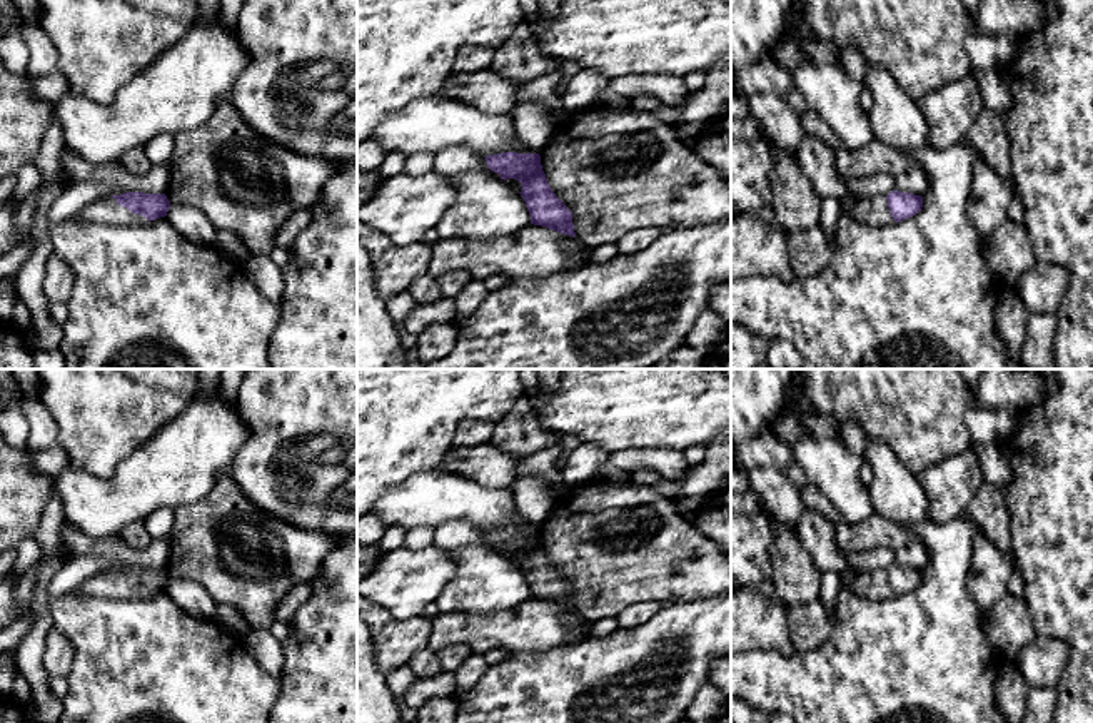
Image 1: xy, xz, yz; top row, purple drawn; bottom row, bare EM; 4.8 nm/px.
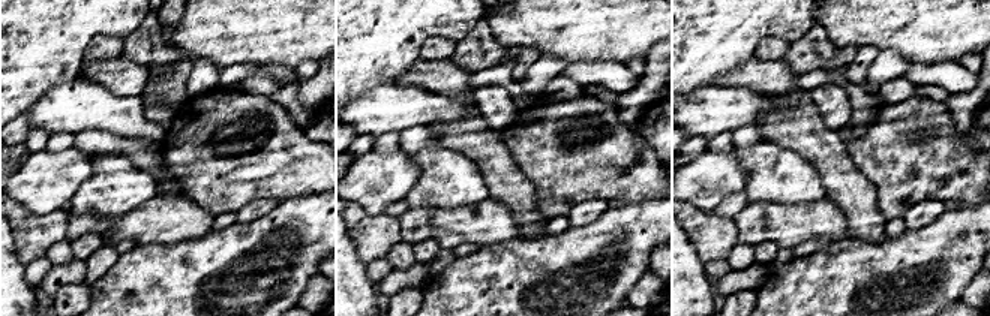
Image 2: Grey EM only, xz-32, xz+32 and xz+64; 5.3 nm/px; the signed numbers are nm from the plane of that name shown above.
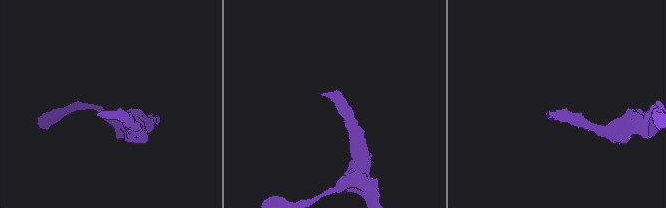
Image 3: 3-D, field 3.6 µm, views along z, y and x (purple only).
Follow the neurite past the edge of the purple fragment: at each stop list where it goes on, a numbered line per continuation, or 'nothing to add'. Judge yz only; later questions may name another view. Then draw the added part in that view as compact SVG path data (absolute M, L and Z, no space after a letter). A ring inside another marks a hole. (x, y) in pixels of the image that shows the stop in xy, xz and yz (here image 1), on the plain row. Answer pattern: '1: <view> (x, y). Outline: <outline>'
1: yz (873, 585). Outline: M886 569L856 573L848 581L848 586L851 588L853 593L873 601L889 599L894 596L894 593L889 588Z

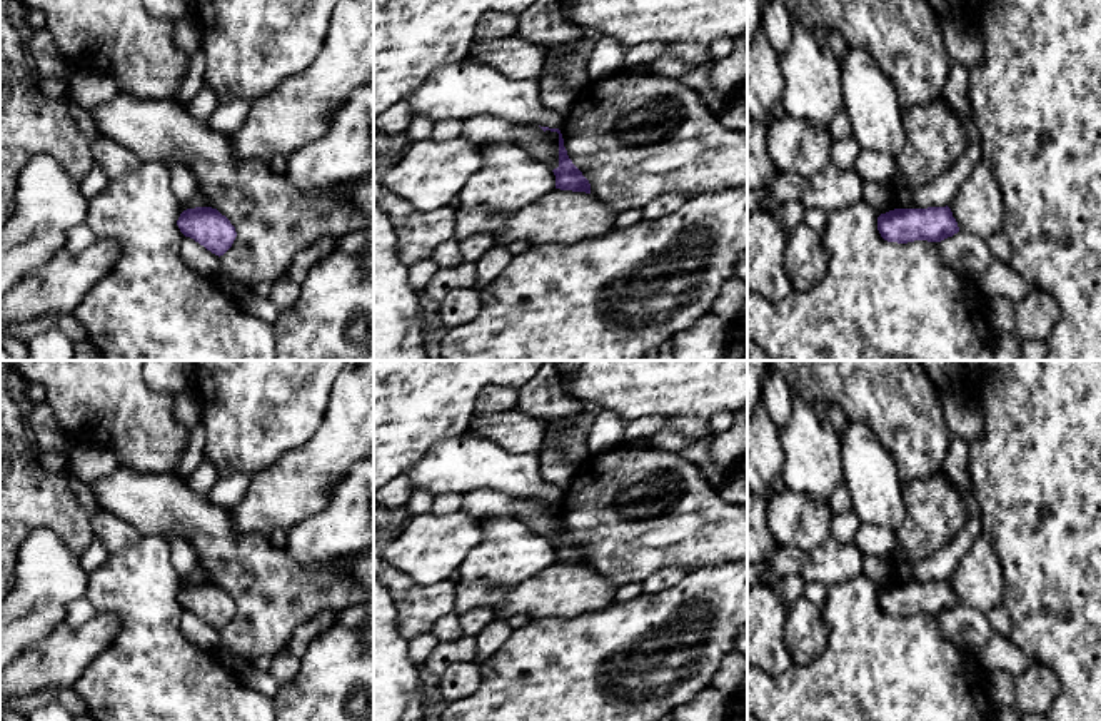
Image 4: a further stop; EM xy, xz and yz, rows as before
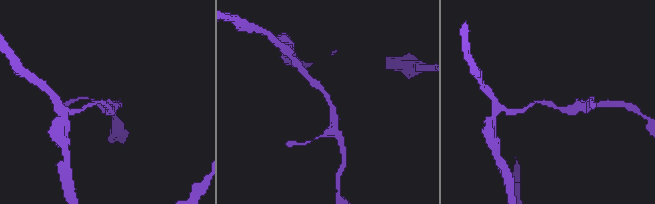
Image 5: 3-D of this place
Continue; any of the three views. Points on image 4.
nothing to add

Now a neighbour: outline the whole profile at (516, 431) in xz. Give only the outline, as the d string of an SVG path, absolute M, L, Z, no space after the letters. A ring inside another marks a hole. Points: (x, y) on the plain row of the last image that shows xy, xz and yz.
M512 409L484 417L472 417L467 432L487 437L509 452L539 452L547 424Z

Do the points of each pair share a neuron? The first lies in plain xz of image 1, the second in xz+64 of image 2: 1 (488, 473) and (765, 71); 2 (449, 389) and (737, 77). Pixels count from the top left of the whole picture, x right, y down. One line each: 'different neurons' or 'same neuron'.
1: same neuron
2: different neurons

